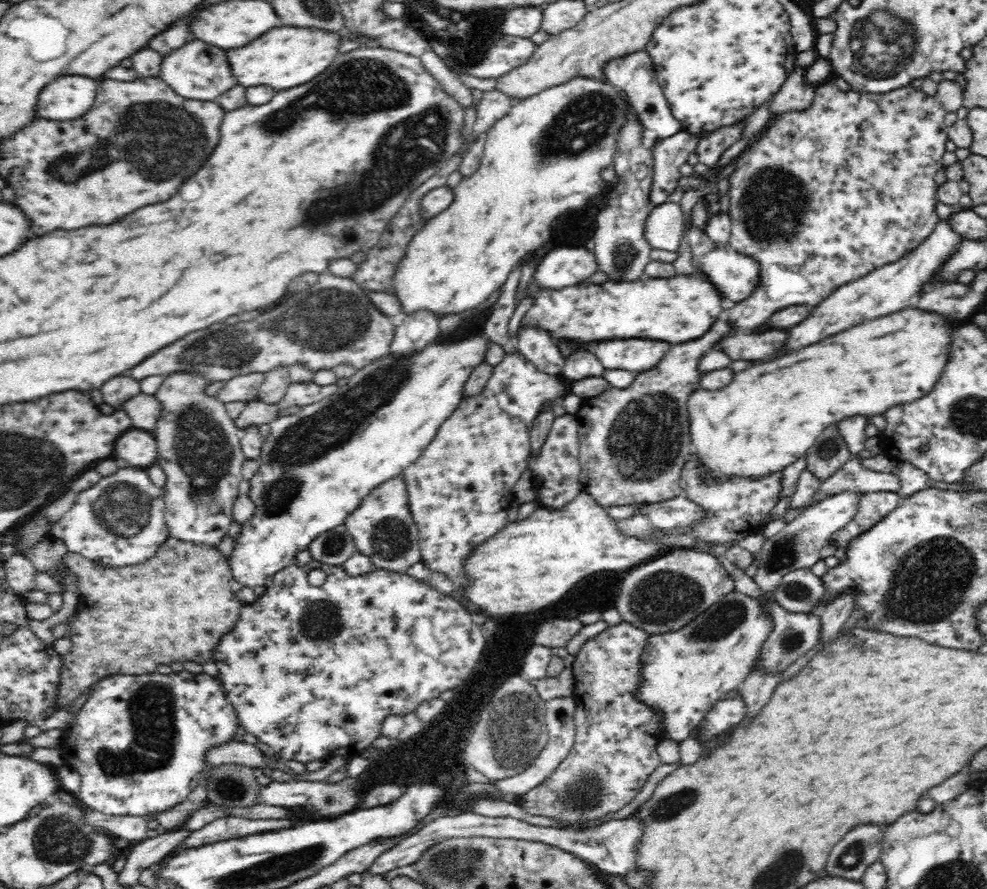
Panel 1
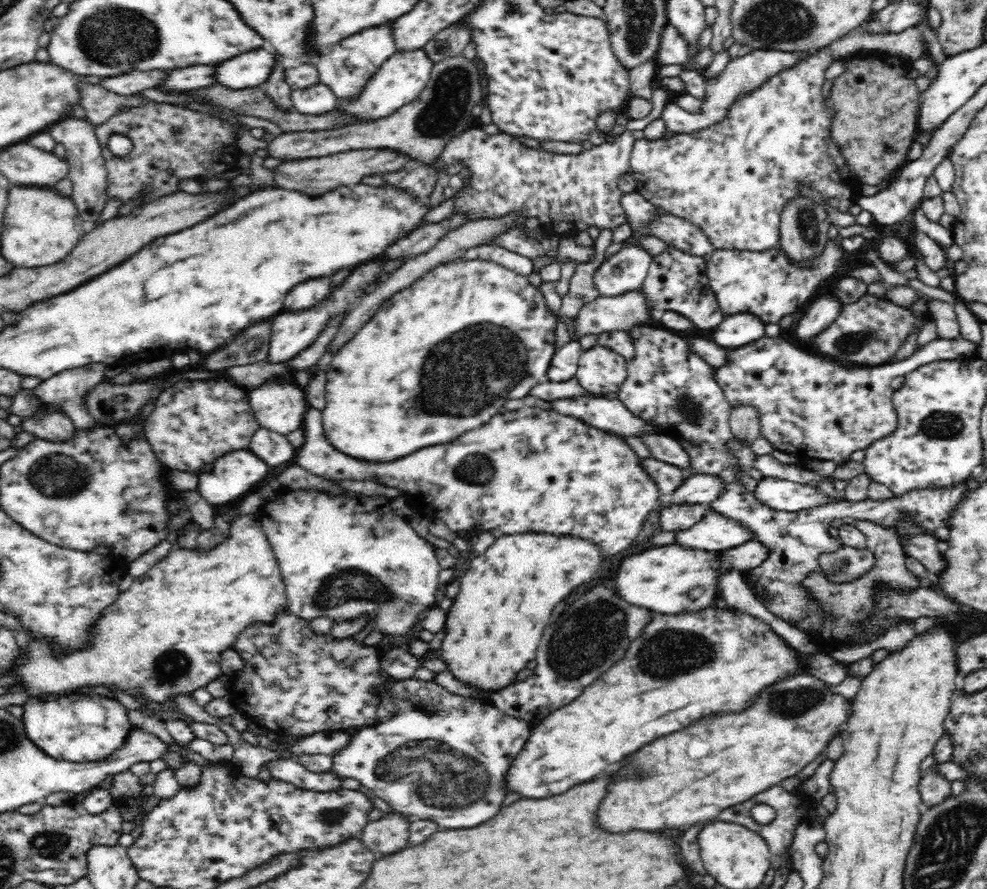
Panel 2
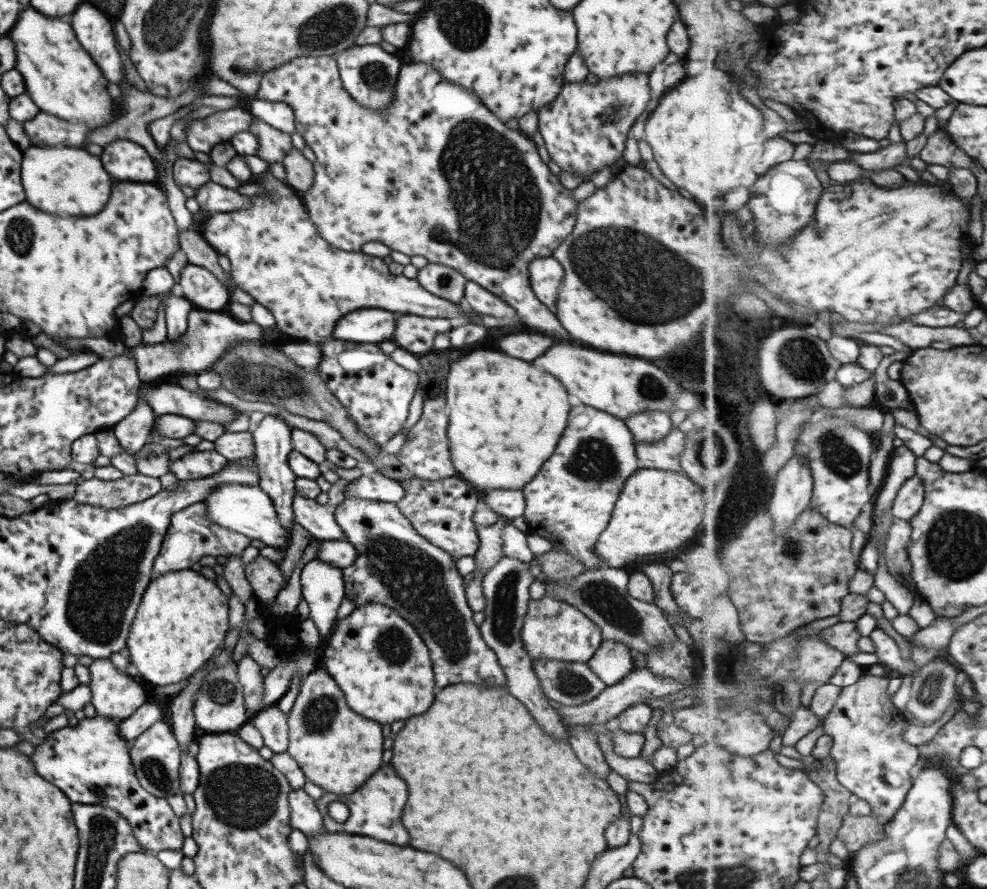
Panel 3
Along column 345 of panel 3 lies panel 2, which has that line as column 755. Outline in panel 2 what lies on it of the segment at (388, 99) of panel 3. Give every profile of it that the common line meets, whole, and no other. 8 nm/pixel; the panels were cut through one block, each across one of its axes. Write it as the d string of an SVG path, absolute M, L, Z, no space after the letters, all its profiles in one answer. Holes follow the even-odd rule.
M752 50L740 58L732 58L728 62L728 66L724 68L722 74L706 79L706 98L702 100L702 112L699 114L690 114L684 109L679 108L677 104L670 100L662 112L662 119L666 123L668 131L676 134L692 134L698 130L706 130L710 126L716 126L718 122L722 122L728 114L728 109L734 104L734 101L757 89L768 77L777 75L778 71L794 66L798 61L805 59L811 52L782 52L780 50Z

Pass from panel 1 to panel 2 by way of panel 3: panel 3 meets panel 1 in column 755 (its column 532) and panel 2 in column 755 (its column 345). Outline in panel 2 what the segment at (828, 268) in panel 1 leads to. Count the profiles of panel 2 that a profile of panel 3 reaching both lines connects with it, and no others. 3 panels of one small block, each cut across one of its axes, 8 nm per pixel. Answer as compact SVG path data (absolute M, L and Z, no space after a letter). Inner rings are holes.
M827 48L817 49L805 59L798 61L794 66L782 69L777 72L777 75L768 77L757 89L738 97L728 109L726 118L722 122L718 122L716 126L710 126L706 130L698 130L698 132L692 132L692 134L676 134L667 140L660 138L659 140L642 139L636 141L629 160L629 173L634 178L634 182L636 182L636 190L656 207L662 207L667 214L683 218L686 222L696 225L696 227L700 228L702 234L710 240L715 249L718 250L764 252L764 250L779 247L781 212L788 201L800 195L799 183L815 188L820 192L822 199L838 209L838 211L846 213L849 206L852 203L856 203L855 200L860 197L860 194L858 194L860 184L855 180L842 179L839 176L839 172L837 172L837 169L848 169L848 164L845 164L845 158L841 155L838 145L830 137L834 110L832 110L832 104L830 106L825 104L825 102L829 103L828 99L822 97L822 88L824 88L824 82L826 81L824 72L833 61L834 58Z

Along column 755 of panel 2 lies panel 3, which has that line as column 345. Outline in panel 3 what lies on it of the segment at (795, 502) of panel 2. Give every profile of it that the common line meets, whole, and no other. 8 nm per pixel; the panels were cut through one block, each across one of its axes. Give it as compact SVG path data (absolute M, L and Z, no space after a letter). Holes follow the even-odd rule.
M374 472L370 476L362 475L358 479L348 482L344 496L350 497L350 495L396 505L405 494L404 487L400 485L399 481Z

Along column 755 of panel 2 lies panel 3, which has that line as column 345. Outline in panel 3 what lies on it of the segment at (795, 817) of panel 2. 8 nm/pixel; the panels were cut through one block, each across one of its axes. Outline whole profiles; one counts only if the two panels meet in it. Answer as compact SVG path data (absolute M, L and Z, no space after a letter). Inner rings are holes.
M384 766L374 776L370 776L366 780L366 784L362 784L356 792L350 795L335 795L334 793L324 792L316 801L316 804L324 816L323 828L326 831L366 835L390 844L404 846L408 842L408 832L400 824L400 810L404 808L406 796L408 796L406 784L394 774L392 766ZM335 800L345 803L350 810L350 815L344 822L336 823L334 818L328 815L328 805Z

